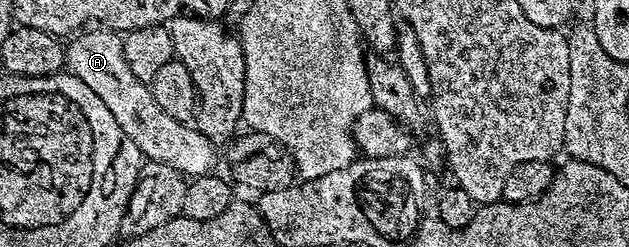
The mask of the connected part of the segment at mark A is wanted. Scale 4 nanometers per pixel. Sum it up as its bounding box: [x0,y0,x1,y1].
[66,27,216,177]

